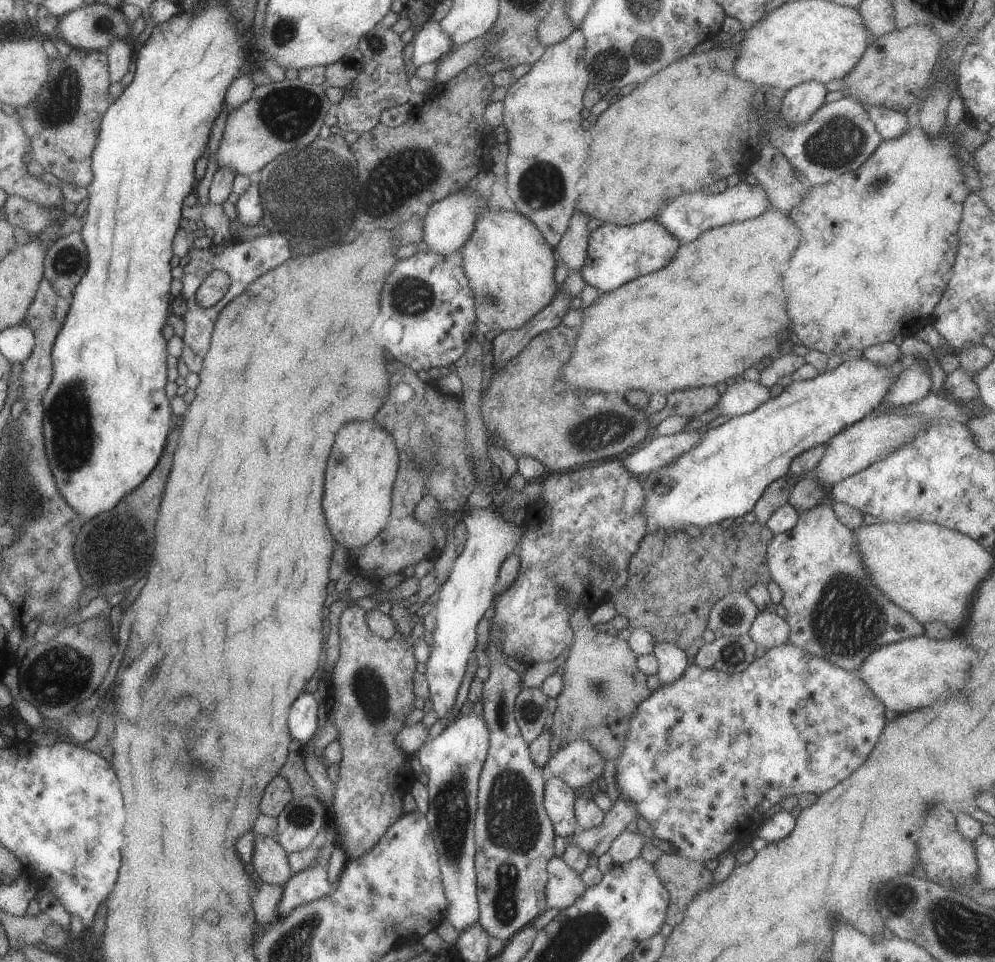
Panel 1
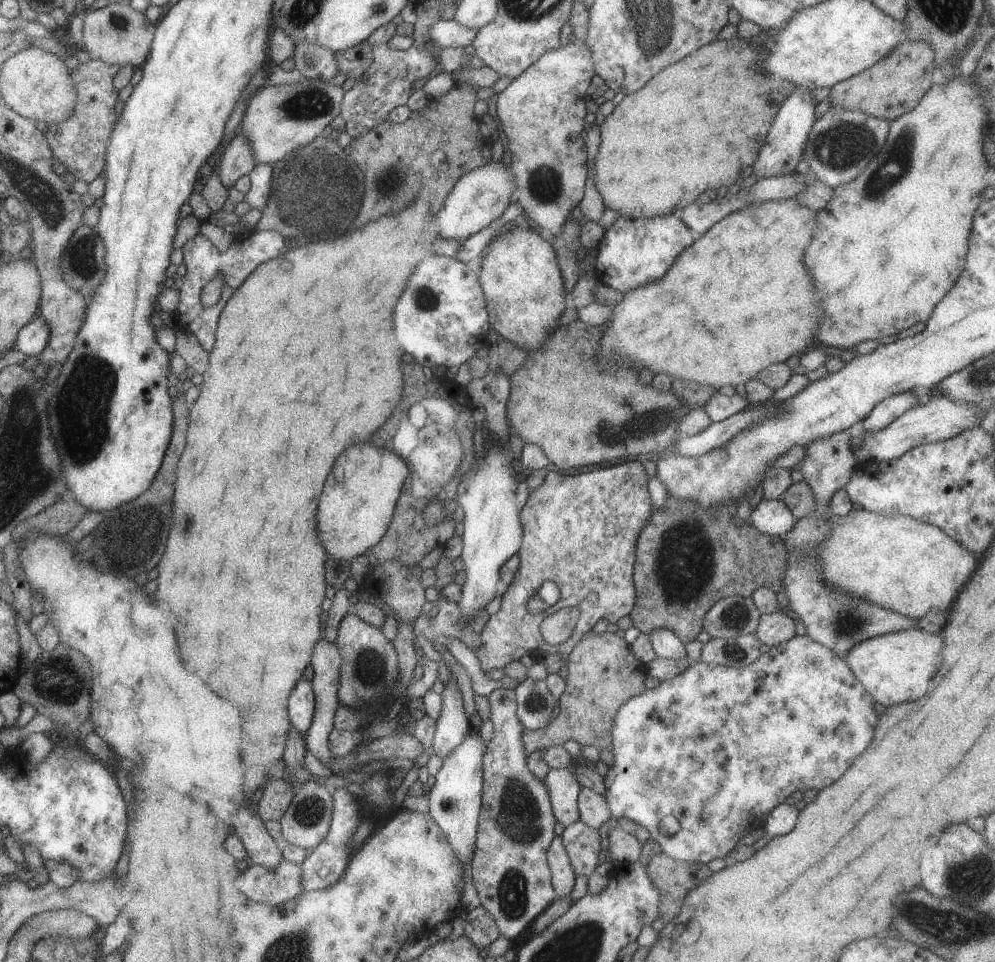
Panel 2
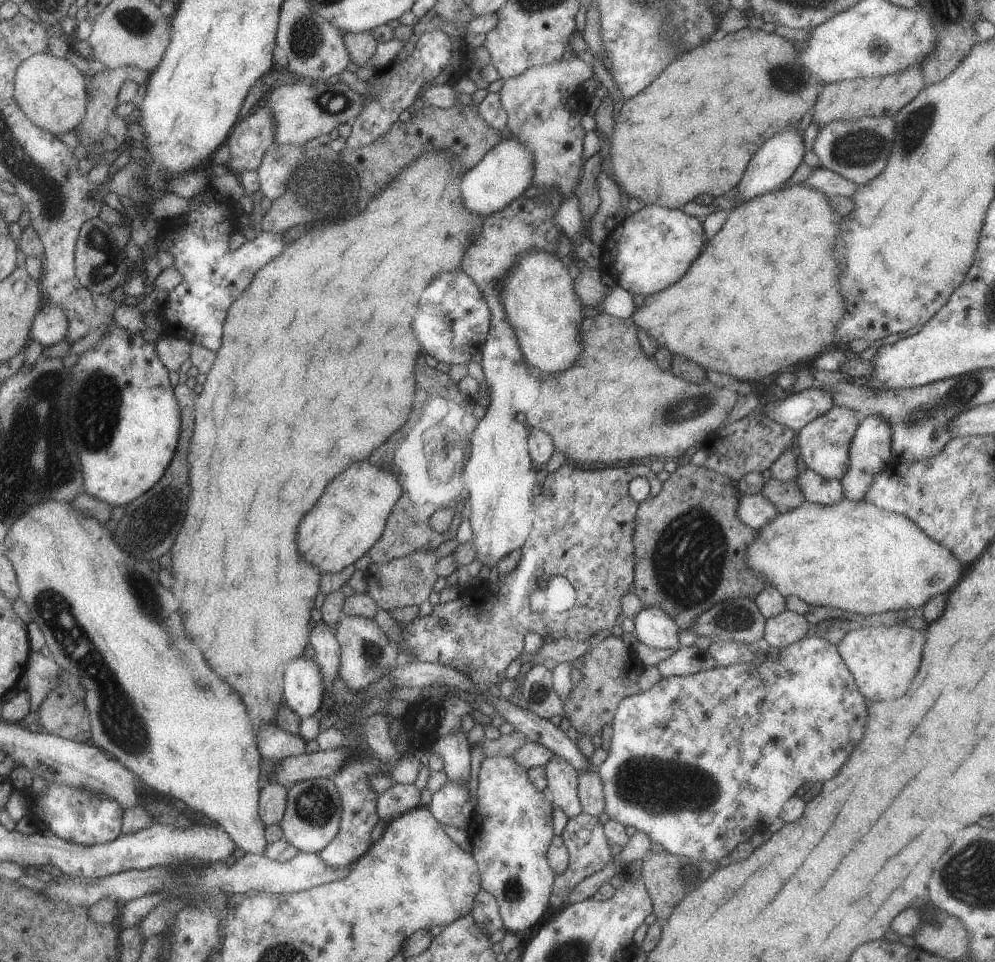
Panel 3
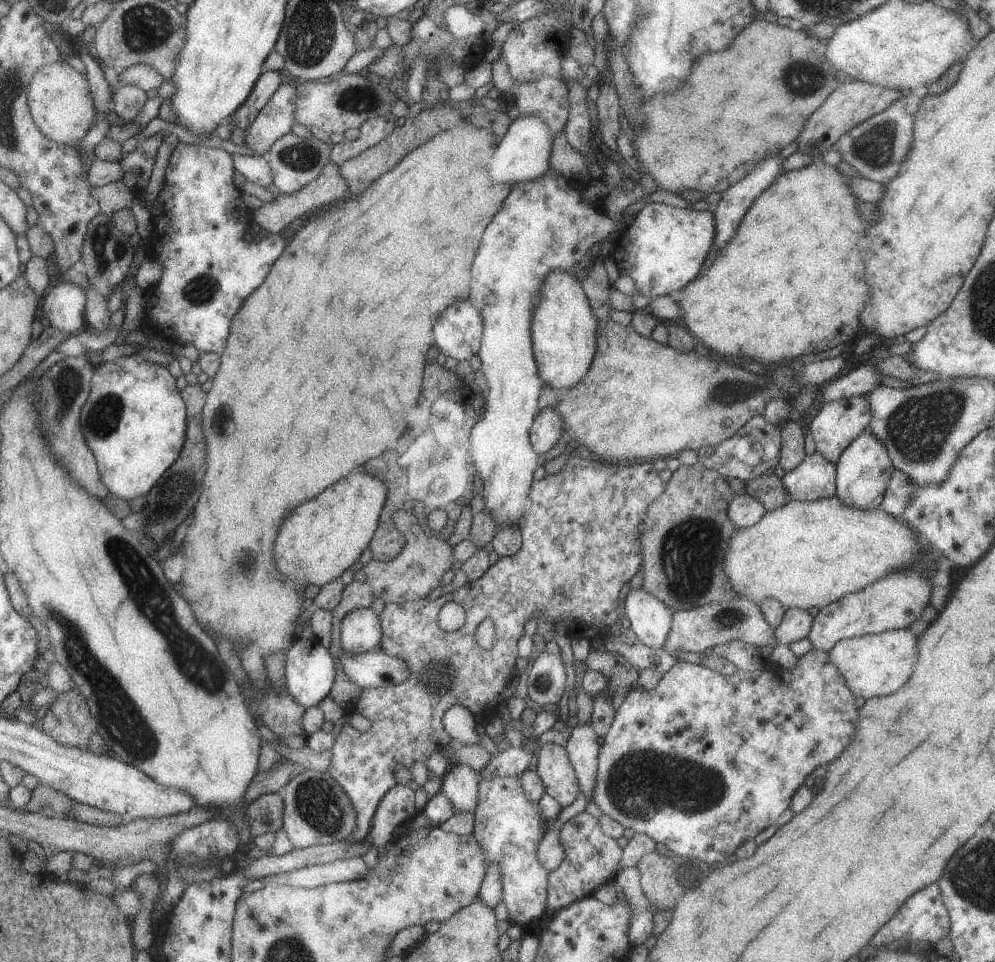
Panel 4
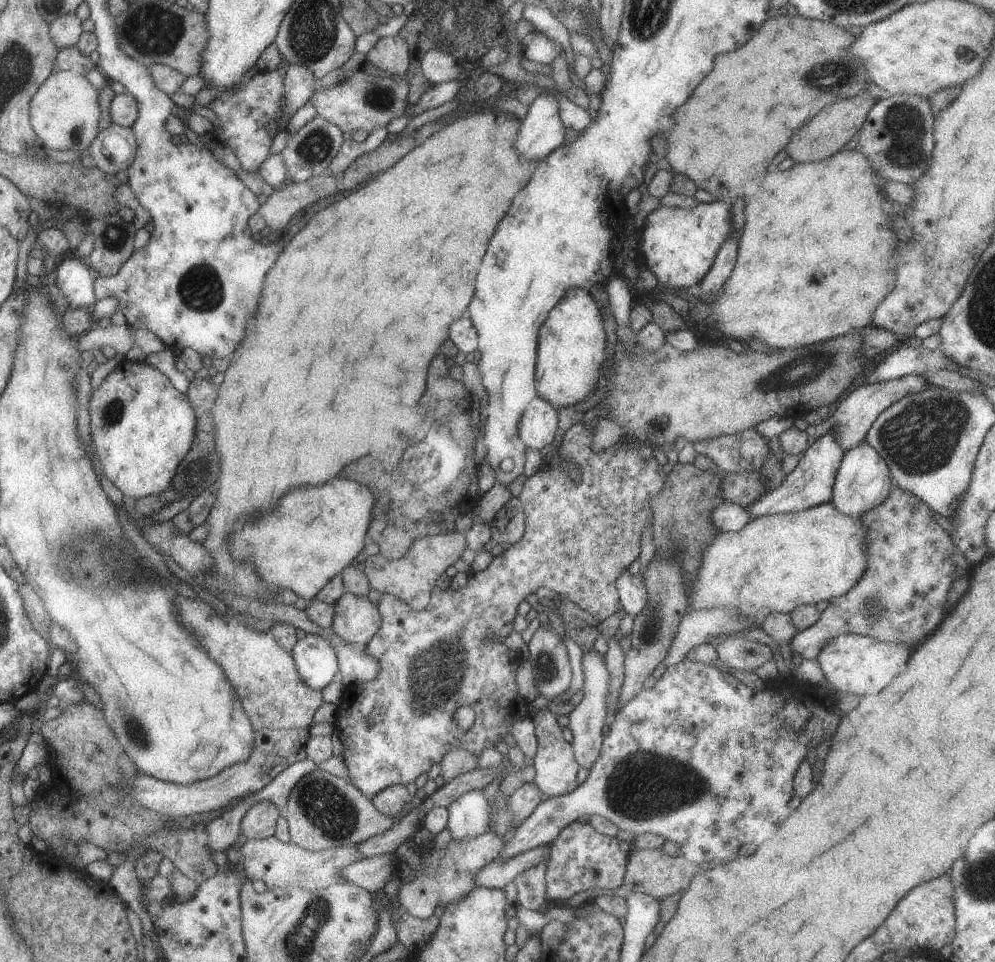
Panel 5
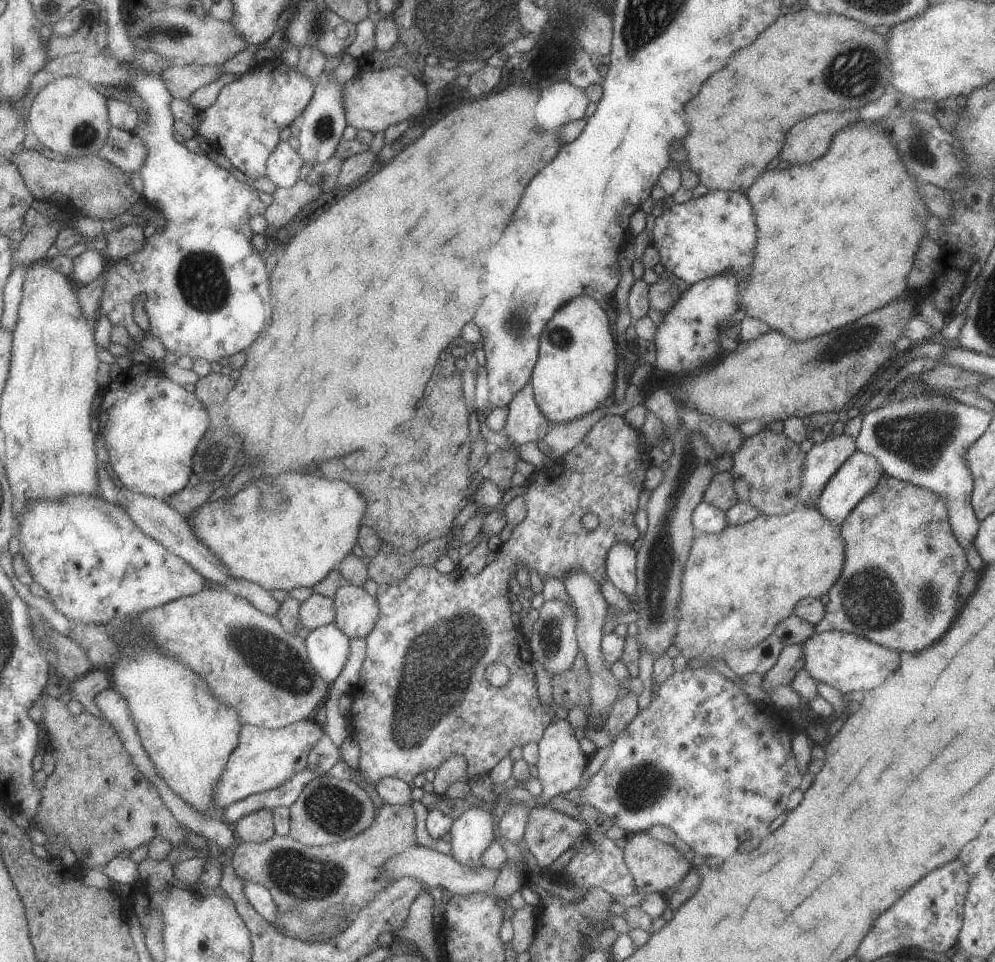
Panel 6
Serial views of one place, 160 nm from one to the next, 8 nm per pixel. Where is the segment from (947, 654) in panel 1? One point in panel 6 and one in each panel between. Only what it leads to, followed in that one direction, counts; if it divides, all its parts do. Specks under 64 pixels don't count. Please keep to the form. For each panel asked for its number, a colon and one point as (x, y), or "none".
2: (893, 667)
3: (881, 658)
4: (871, 665)
5: (852, 664)
6: (846, 662)

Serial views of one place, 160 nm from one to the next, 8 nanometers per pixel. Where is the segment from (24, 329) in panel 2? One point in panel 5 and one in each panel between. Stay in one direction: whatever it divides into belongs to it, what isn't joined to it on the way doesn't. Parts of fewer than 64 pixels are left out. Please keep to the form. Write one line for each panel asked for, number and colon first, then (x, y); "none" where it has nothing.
3: (49, 326)
4: (63, 304)
5: (75, 278)

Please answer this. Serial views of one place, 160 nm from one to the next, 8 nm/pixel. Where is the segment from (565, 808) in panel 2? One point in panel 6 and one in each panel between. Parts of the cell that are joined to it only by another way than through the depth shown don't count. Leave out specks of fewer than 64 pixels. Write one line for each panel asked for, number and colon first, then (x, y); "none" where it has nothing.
3: (561, 778)
4: (558, 778)
5: (554, 766)
6: (560, 763)

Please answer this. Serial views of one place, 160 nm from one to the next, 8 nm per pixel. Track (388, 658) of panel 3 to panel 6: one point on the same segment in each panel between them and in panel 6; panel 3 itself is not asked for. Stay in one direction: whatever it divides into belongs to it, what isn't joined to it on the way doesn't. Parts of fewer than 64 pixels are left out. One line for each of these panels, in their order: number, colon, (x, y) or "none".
4: (360, 630)
5: (356, 618)
6: (355, 610)

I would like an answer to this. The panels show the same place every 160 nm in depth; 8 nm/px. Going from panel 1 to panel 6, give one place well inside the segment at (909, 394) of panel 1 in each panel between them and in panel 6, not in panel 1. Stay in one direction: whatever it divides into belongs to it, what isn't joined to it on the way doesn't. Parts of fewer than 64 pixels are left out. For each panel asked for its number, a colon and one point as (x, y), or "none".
2: (884, 412)
3: (868, 452)
4: (863, 469)
5: (862, 481)
6: (858, 473)

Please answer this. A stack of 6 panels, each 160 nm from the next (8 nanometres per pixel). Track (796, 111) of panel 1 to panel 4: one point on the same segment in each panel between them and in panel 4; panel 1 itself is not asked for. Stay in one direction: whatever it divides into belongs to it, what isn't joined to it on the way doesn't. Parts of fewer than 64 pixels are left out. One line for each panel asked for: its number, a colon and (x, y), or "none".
2: (788, 135)
3: (773, 164)
4: (735, 201)

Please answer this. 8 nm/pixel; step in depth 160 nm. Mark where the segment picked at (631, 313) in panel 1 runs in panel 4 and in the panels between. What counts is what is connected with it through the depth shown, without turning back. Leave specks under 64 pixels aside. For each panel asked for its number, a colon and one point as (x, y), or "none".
2: (713, 319)
3: (736, 312)
4: (791, 278)

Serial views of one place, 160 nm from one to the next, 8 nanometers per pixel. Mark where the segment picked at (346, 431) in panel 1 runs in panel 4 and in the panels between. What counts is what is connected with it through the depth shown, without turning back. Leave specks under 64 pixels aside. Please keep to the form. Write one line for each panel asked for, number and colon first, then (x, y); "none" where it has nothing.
2: (356, 504)
3: (350, 516)
4: (319, 539)

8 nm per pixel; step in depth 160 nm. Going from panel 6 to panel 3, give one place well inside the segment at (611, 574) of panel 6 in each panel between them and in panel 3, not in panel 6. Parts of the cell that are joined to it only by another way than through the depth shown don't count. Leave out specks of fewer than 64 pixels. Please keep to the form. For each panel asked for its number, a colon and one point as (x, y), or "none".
3: (653, 627)
4: (649, 618)
5: (631, 592)

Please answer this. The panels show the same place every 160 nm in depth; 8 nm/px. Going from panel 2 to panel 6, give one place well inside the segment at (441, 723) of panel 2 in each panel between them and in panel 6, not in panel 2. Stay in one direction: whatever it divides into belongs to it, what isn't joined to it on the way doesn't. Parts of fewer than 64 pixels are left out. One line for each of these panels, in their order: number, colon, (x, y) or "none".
3: (454, 749)
4: (459, 784)
5: (468, 815)
6: (471, 833)

